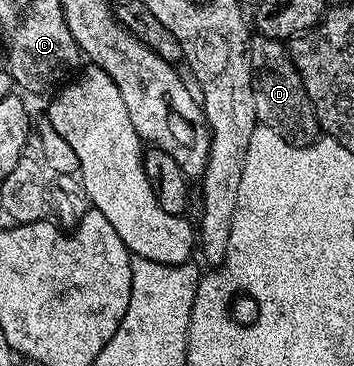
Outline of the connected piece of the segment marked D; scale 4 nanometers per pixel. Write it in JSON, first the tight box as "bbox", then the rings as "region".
{"bbox":[249,35,318,145],"region":[[[257,35],[252,38],[249,54],[253,64],[253,90],[258,122],[280,133],[286,141],[298,145],[308,145],[318,140],[317,112],[303,87],[303,79],[295,63],[289,58],[288,48],[273,37]]]}

